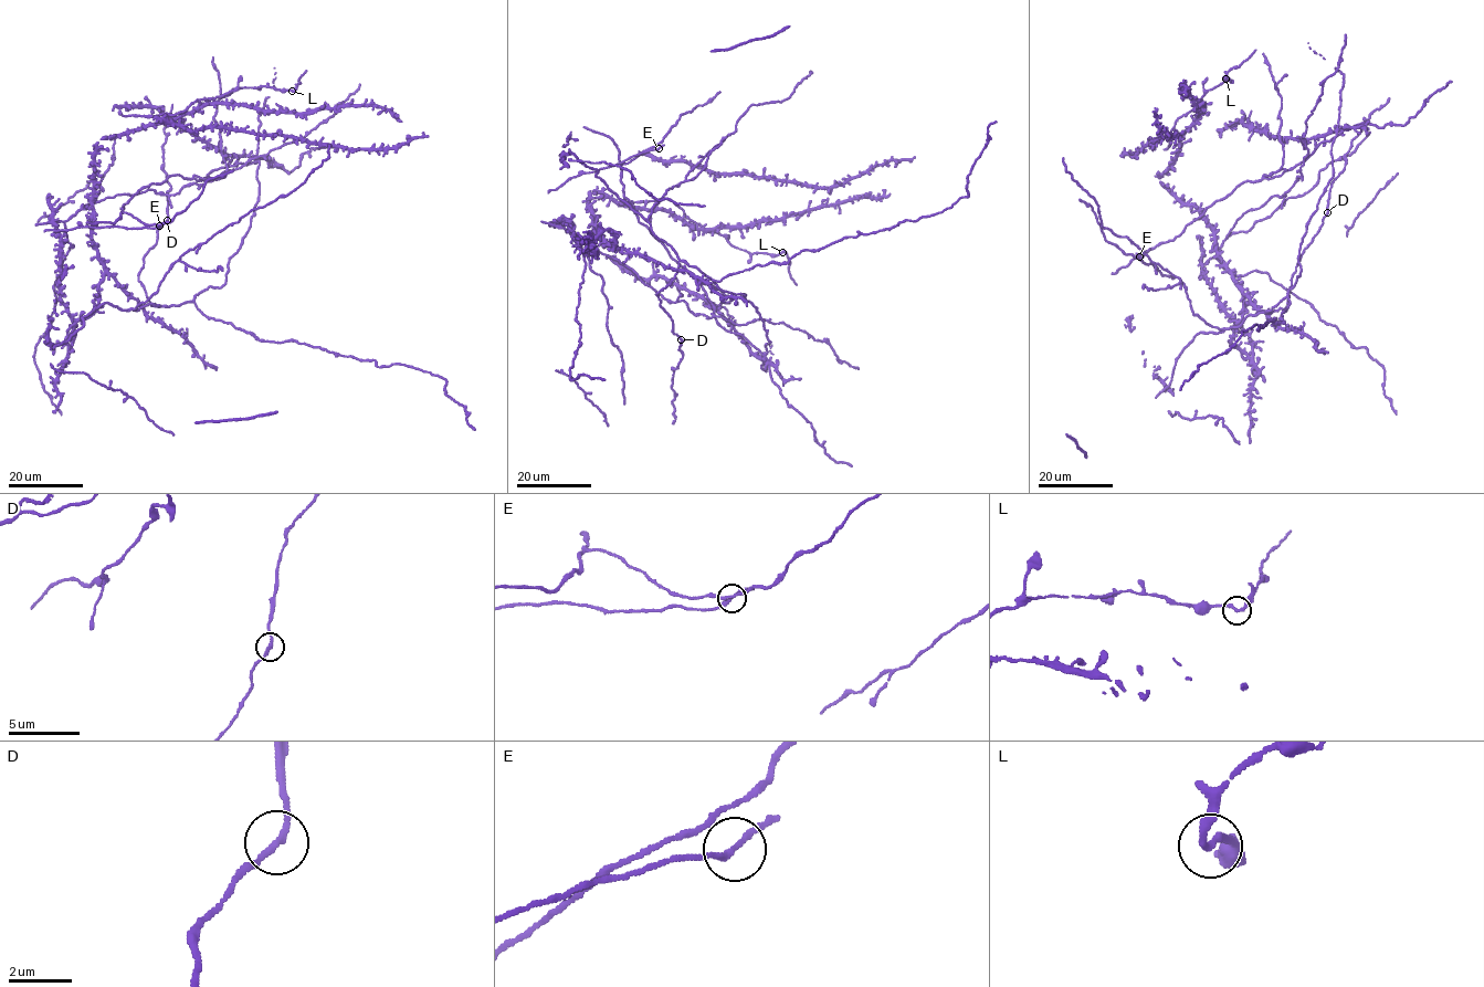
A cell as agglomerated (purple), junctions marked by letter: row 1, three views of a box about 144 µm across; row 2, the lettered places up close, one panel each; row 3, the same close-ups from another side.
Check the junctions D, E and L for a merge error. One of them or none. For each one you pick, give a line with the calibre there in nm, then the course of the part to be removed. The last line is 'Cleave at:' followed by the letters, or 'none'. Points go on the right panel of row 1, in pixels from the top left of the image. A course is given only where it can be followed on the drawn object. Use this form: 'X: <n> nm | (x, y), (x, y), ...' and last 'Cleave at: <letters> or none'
Cleave at: none

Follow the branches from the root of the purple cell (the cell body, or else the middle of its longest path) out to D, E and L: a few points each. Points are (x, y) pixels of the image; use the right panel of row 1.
D: (1251, 210), (1285, 196), (1315, 138), (1338, 128), (1301, 274), (1266, 312), (1287, 305), (1297, 261), (1327, 213)
E: (1251, 210), (1285, 196), (1300, 171), (1293, 167), (1239, 184), (1179, 235), (1149, 248), (1142, 261), (1139, 256)
L: (1251, 210), (1203, 265), (1251, 358), (1231, 342), (1242, 286), (1213, 228), (1160, 181), (1193, 108), (1227, 79)

